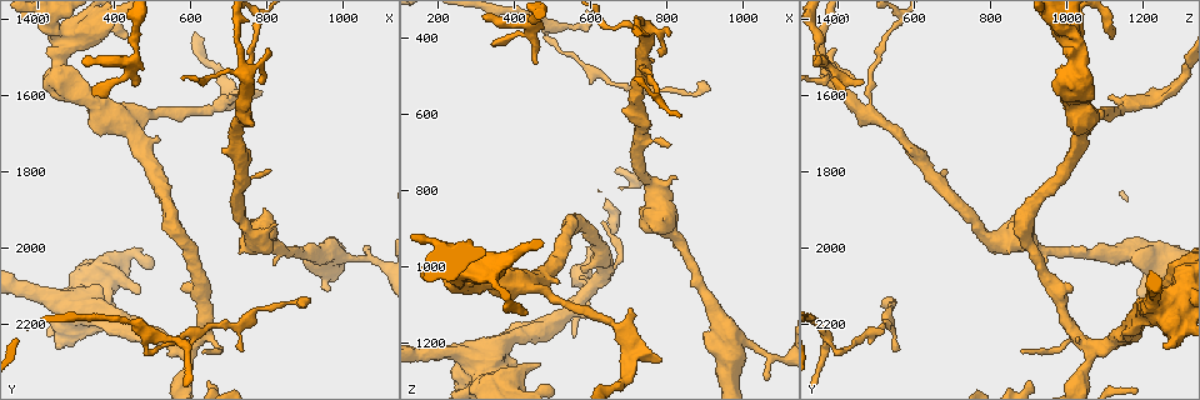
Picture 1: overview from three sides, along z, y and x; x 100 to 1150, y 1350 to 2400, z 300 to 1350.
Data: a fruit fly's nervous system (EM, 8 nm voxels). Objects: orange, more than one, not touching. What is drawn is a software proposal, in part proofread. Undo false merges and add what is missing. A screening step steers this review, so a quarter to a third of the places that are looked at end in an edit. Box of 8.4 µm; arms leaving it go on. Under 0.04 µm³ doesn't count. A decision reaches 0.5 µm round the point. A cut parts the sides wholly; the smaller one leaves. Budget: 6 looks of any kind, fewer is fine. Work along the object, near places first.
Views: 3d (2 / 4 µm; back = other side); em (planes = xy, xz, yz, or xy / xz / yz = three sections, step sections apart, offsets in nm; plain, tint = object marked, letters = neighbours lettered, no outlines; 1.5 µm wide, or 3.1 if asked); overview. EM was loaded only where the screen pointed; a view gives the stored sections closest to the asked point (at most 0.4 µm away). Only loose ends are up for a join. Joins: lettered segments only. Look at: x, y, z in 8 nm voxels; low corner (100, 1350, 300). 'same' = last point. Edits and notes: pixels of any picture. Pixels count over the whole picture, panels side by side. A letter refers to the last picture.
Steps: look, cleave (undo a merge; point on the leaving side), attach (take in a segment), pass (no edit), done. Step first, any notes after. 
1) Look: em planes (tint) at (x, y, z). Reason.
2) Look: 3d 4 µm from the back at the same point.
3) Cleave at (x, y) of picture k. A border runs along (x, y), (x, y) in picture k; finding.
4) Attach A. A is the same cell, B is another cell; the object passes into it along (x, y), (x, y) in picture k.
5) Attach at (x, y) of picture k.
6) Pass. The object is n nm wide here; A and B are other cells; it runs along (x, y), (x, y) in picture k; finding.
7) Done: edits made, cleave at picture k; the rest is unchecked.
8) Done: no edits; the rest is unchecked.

Look: 3d 2 µm at (740, 1645, 480). Branch point.

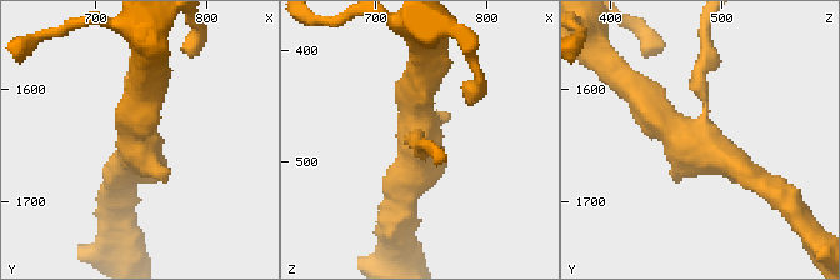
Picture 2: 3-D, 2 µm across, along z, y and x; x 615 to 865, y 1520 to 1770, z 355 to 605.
Look: em planes (letters) at (738, 1648, 482). 3 arms meet here; now the EM.

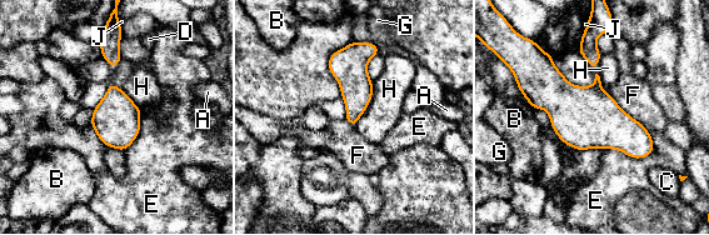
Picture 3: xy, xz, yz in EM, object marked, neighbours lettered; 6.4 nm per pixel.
Pass. The object is 140 nm wide here; A, B, C, D, E, F, G, H and J are other cells; a border runs along (608, 93), (648, 131) in picture 3; one cell here.

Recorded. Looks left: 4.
Look: 3d 2 µm at (1090, 2035, 1235). Three-way junction.

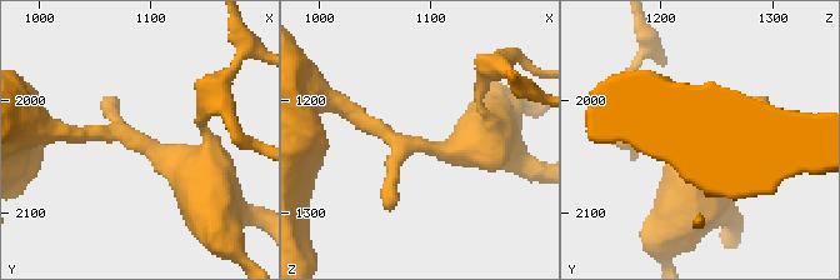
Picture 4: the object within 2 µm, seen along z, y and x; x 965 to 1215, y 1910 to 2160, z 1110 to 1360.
Look: em planes (letters) at (1086, 2032, 1238). Now the EM.

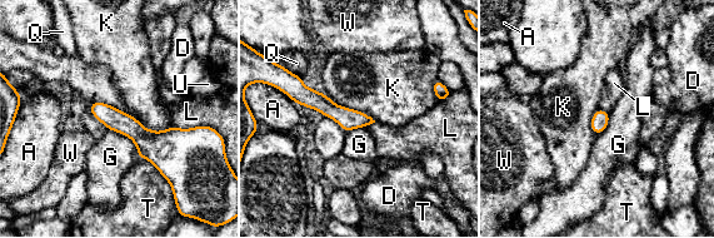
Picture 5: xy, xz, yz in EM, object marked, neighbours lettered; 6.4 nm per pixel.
Pass. A, D, G, K, L, Q, T, U and W are other cells; it runs along (93, 107), (145, 139), (193, 132) in picture 5; one cell here.

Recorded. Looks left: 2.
Done: no edits; the rest is unchecked.

